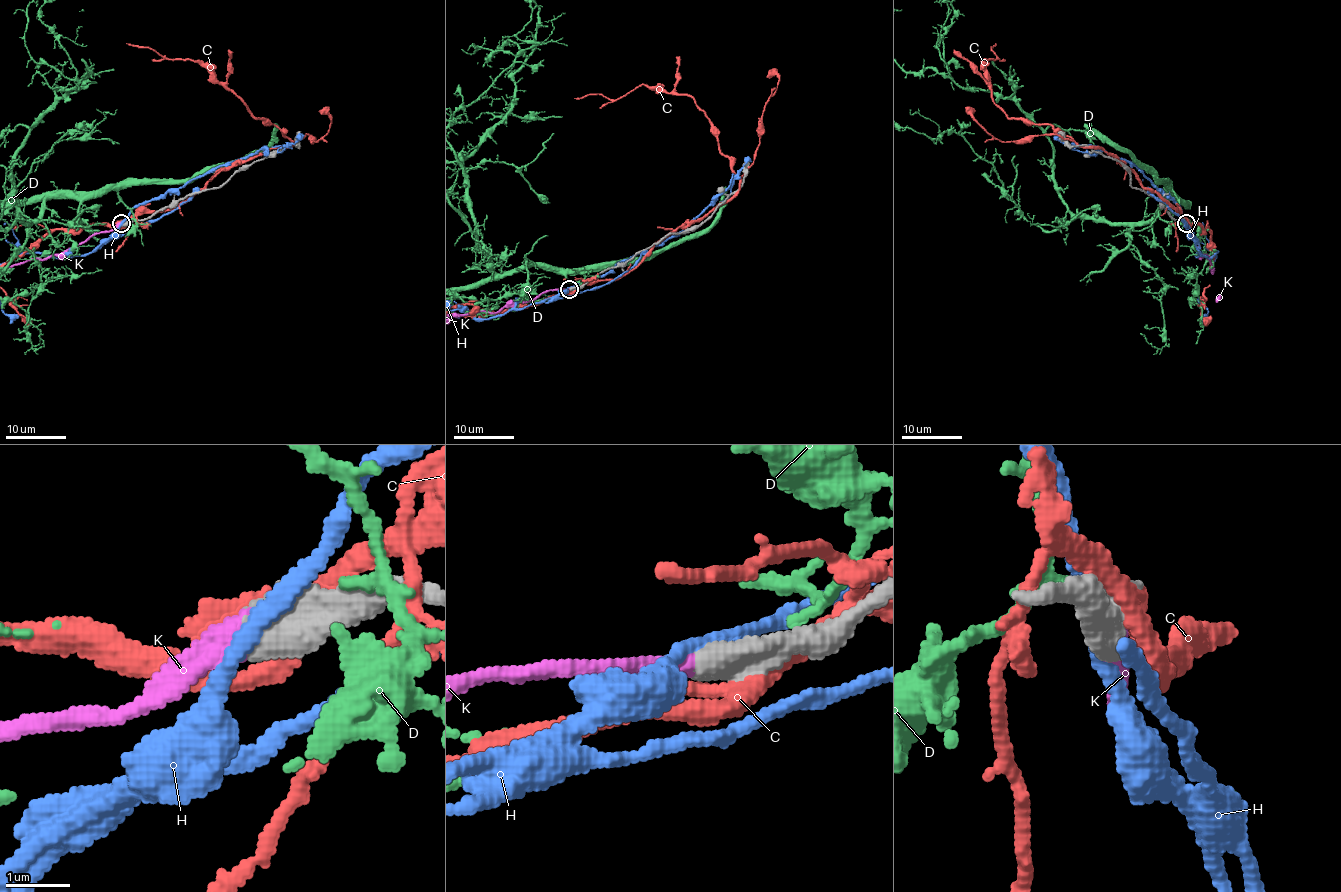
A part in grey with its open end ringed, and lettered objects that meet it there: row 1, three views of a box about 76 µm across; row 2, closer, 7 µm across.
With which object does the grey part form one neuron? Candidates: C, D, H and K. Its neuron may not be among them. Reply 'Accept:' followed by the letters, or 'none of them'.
Accept: K

